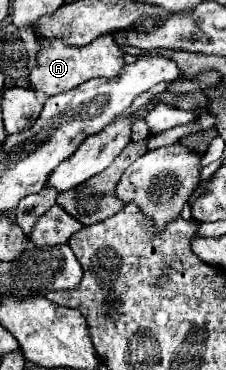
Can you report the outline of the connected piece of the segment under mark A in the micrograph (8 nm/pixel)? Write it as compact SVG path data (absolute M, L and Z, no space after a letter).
M103 34L83 48L61 46L61 44L57 44L57 40L45 42L43 46L45 46L43 52L37 54L37 66L31 70L27 80L33 90L43 92L45 96L55 96L55 94L67 92L67 90L71 90L91 78L97 78L97 76L115 78L125 66L125 60L123 60L125 50L113 40L111 34Z

